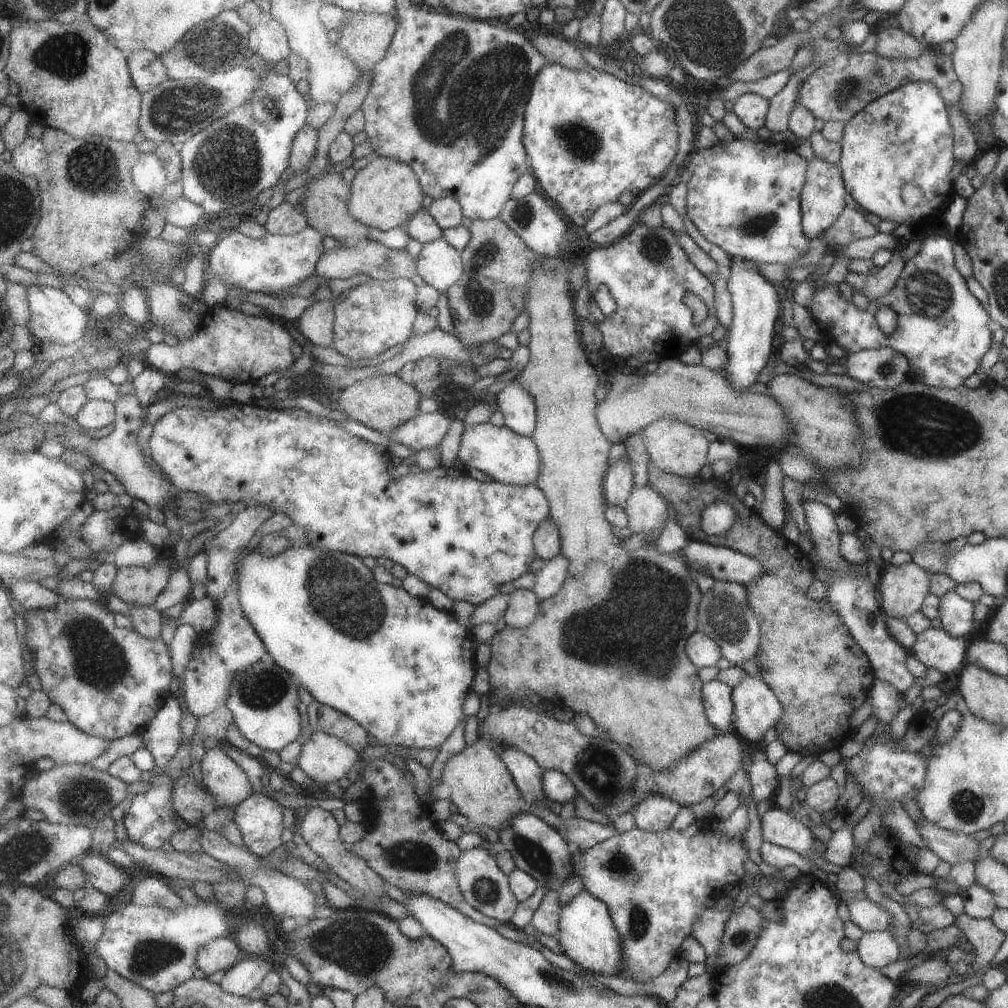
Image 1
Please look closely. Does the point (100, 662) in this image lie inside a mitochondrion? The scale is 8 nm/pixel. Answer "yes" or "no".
yes

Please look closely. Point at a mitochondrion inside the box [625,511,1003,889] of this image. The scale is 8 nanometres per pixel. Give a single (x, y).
(726, 618)

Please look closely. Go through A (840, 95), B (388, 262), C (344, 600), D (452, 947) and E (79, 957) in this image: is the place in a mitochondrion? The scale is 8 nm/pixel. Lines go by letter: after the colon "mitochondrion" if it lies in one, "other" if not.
A: mitochondrion
B: mitochondrion
C: mitochondrion
D: other
E: other

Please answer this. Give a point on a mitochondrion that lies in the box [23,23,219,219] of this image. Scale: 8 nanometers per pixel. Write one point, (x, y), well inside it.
(65, 56)

